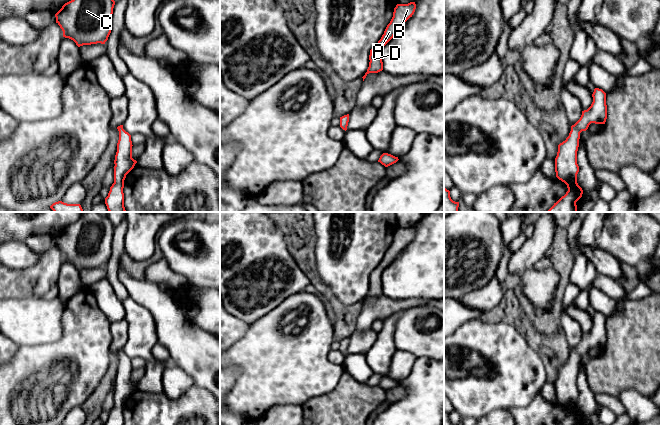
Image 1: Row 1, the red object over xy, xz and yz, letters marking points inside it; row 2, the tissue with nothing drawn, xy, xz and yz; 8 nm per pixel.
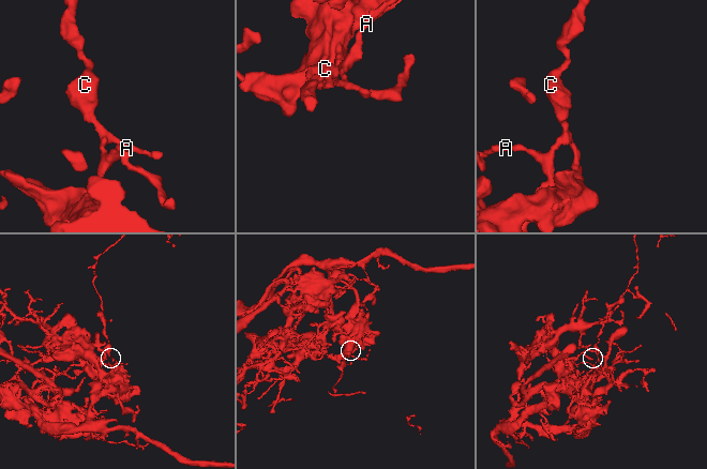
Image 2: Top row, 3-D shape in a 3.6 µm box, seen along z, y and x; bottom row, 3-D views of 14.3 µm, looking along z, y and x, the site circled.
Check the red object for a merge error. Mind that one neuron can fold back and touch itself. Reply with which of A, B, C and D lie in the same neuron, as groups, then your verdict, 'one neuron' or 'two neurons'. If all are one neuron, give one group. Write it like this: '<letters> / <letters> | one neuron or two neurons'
A B D / C | two neurons

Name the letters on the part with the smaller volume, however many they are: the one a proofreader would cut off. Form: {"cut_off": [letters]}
{"cut_off": ["C"]}

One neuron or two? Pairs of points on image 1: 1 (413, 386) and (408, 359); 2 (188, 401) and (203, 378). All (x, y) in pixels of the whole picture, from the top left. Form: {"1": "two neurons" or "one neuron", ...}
{"1": "two neurons", "2": "two neurons"}

